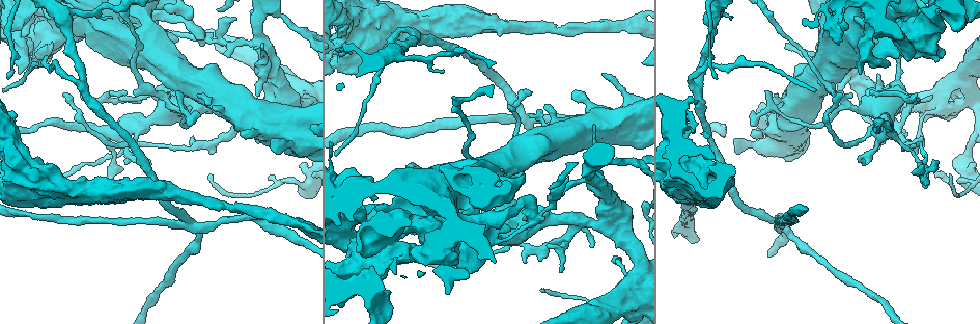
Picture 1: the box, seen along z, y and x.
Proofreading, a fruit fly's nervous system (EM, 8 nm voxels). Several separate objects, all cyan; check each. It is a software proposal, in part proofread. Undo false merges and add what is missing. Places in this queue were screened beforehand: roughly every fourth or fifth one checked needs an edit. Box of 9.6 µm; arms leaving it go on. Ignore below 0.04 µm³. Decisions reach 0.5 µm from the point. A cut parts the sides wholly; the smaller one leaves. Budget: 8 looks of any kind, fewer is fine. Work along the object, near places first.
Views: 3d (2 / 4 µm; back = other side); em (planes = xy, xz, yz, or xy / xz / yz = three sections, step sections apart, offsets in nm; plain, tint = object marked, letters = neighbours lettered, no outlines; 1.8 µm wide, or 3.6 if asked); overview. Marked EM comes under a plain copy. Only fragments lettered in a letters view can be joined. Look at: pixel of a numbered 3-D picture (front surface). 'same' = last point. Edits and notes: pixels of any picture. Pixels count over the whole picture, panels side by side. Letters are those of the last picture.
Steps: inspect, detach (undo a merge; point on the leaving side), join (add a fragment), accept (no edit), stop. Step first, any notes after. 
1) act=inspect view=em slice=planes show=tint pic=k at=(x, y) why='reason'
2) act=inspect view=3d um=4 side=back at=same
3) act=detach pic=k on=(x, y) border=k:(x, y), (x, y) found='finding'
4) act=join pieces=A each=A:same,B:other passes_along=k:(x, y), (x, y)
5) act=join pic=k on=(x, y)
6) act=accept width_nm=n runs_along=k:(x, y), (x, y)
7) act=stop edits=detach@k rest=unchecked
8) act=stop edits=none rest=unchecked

act=inspect view=3d um=4 pic=1 at=(521, 117) why='four arms meet'

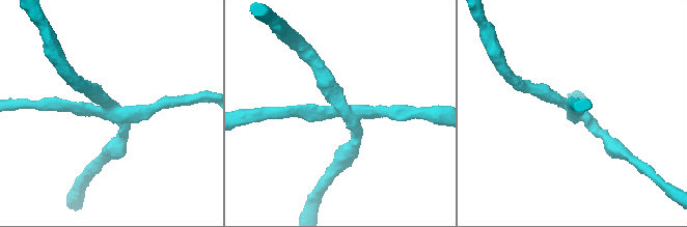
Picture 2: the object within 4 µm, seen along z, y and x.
act=inspect view=em slice=xz step=16 show=tint pic=2 at=(336, 106) arms=4 why='shape alone is not enough'

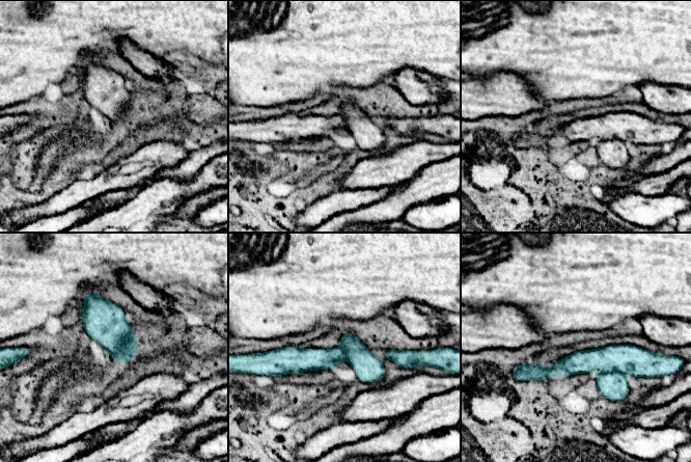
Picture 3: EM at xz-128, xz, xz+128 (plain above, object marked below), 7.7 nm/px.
act=inspect view=em slice=xz step=16 show=letters at=same

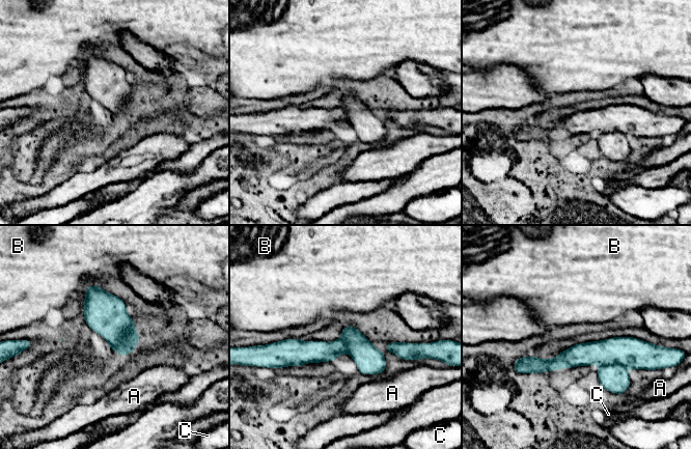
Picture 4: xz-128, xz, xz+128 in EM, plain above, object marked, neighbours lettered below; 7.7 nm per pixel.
act=detach pic=4 on=(630, 352) each=A:other,B:other,C:other part_leaving=4:(638, 341), (554, 364), (521, 360) found='two neurons meet here'

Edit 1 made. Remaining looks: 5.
act=inspect view=3d um=4 pic=1 at=(537, 219) why='sharp bend'

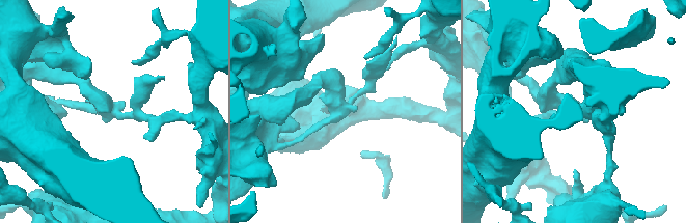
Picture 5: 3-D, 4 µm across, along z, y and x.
act=inspect view=em slice=yz step=8 show=tint pic=5 at=(112, 112) why='now the EM'

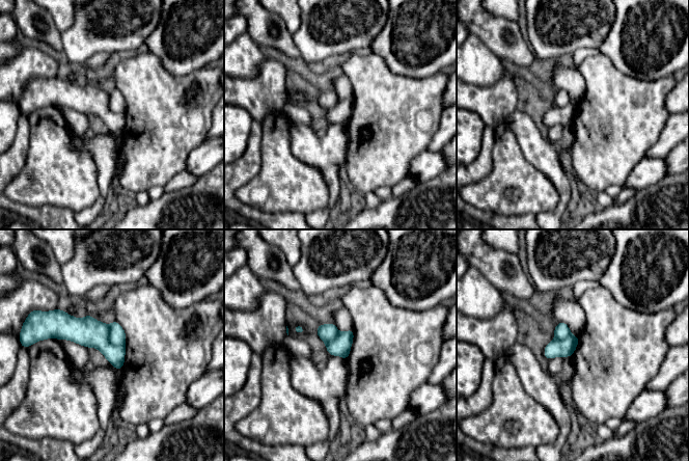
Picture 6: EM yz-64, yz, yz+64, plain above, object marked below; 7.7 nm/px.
act=inspect view=em slice=xz step=8 show=letters at=same

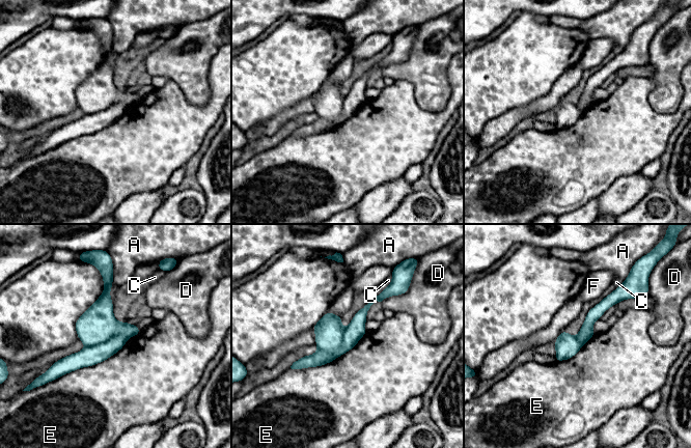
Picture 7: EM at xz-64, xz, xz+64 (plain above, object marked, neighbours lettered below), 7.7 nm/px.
act=detach pic=7 on=(89, 356) longest_contact=E:750nm each=A:other,C:other,D:other,E:other,F:other found='two neurons meet here'

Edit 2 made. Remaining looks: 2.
act=inspect view=em um=3.6 slice=xz step=16 show=letters pic=1 at=(926, 18) why='abrupt turn'

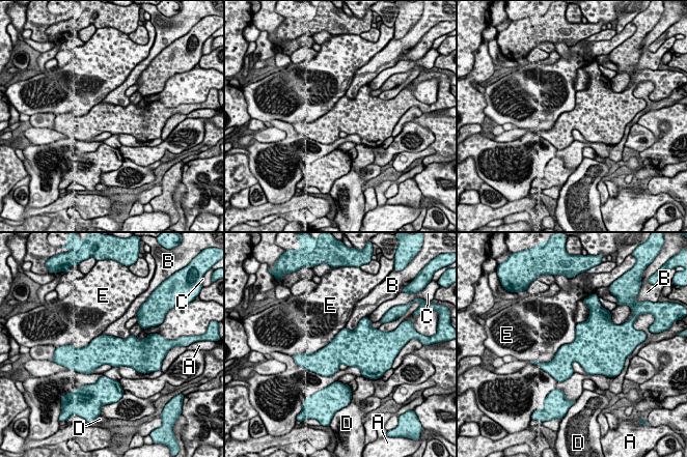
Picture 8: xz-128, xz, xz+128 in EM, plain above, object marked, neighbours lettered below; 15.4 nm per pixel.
act=accept width_nm=360 each=A:other,B:other,C:other,D:other,E:other border=8:(576, 323), (574, 339), (542, 363) found='continuous, no second neuron'

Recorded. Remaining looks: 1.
act=stop edits=detach@4,detach@7 rest=unchecked

